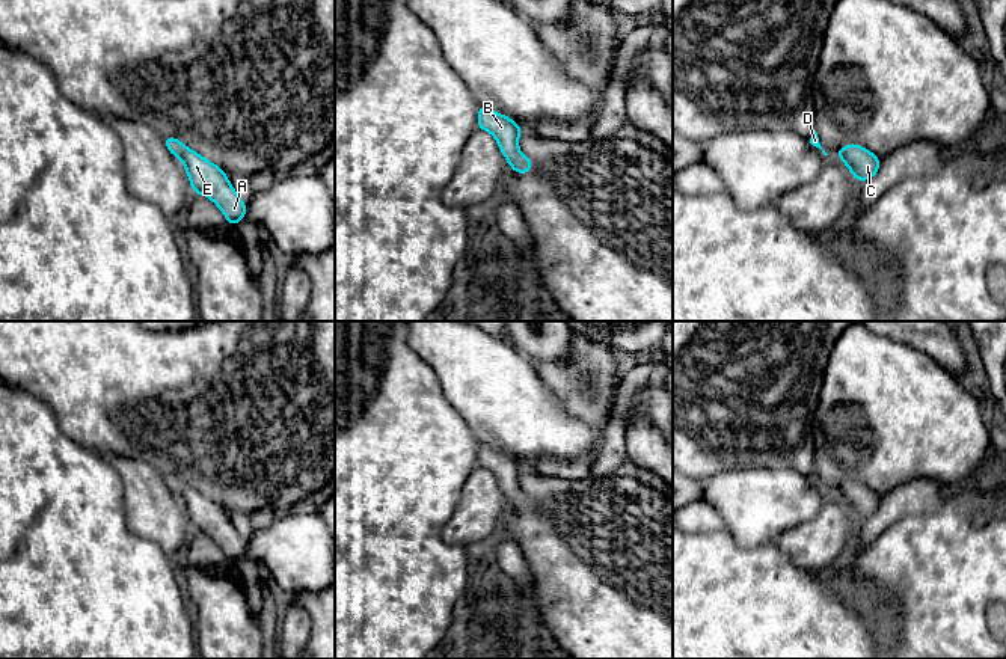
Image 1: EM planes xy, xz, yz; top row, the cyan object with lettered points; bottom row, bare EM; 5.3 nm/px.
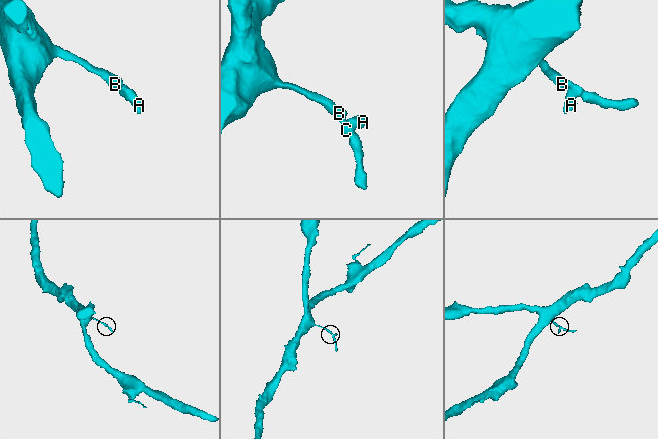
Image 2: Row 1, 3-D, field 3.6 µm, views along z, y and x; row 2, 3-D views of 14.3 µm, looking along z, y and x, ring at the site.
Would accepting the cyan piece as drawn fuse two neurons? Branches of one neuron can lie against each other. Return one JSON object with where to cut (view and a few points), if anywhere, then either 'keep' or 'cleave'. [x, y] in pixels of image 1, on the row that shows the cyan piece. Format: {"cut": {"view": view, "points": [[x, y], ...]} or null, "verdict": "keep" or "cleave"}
{"cut": null, "verdict": "keep"}

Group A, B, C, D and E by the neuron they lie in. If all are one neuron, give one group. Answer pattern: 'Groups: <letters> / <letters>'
Groups: A B C D E

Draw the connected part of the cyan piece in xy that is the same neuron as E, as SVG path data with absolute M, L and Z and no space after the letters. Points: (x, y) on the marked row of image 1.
M164 137L164 145L172 155L182 161L193 193L210 198L231 226L244 219L247 207L219 166L184 146L176 137Z

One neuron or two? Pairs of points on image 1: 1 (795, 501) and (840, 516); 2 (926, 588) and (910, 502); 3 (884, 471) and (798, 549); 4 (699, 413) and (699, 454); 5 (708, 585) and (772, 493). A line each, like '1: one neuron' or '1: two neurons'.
1: two neurons
2: two neurons
3: two neurons
4: one neuron
5: two neurons

